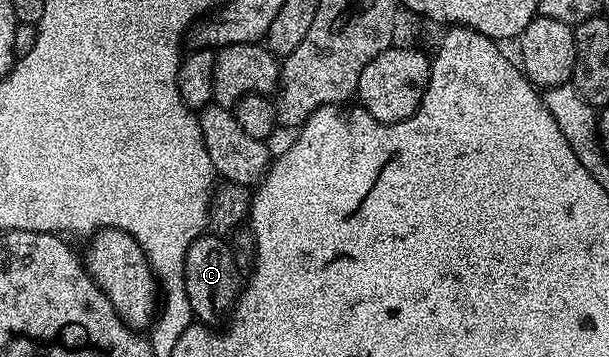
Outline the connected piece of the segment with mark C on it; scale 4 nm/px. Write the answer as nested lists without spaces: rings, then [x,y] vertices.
[[[204,232],[188,248],[188,256],[184,260],[184,284],[186,285],[186,295],[188,296],[191,315],[199,323],[211,328],[217,327],[233,311],[234,303],[237,302],[240,293],[238,262],[234,259],[234,254],[230,251],[230,246],[226,242],[229,241],[225,237]]]

